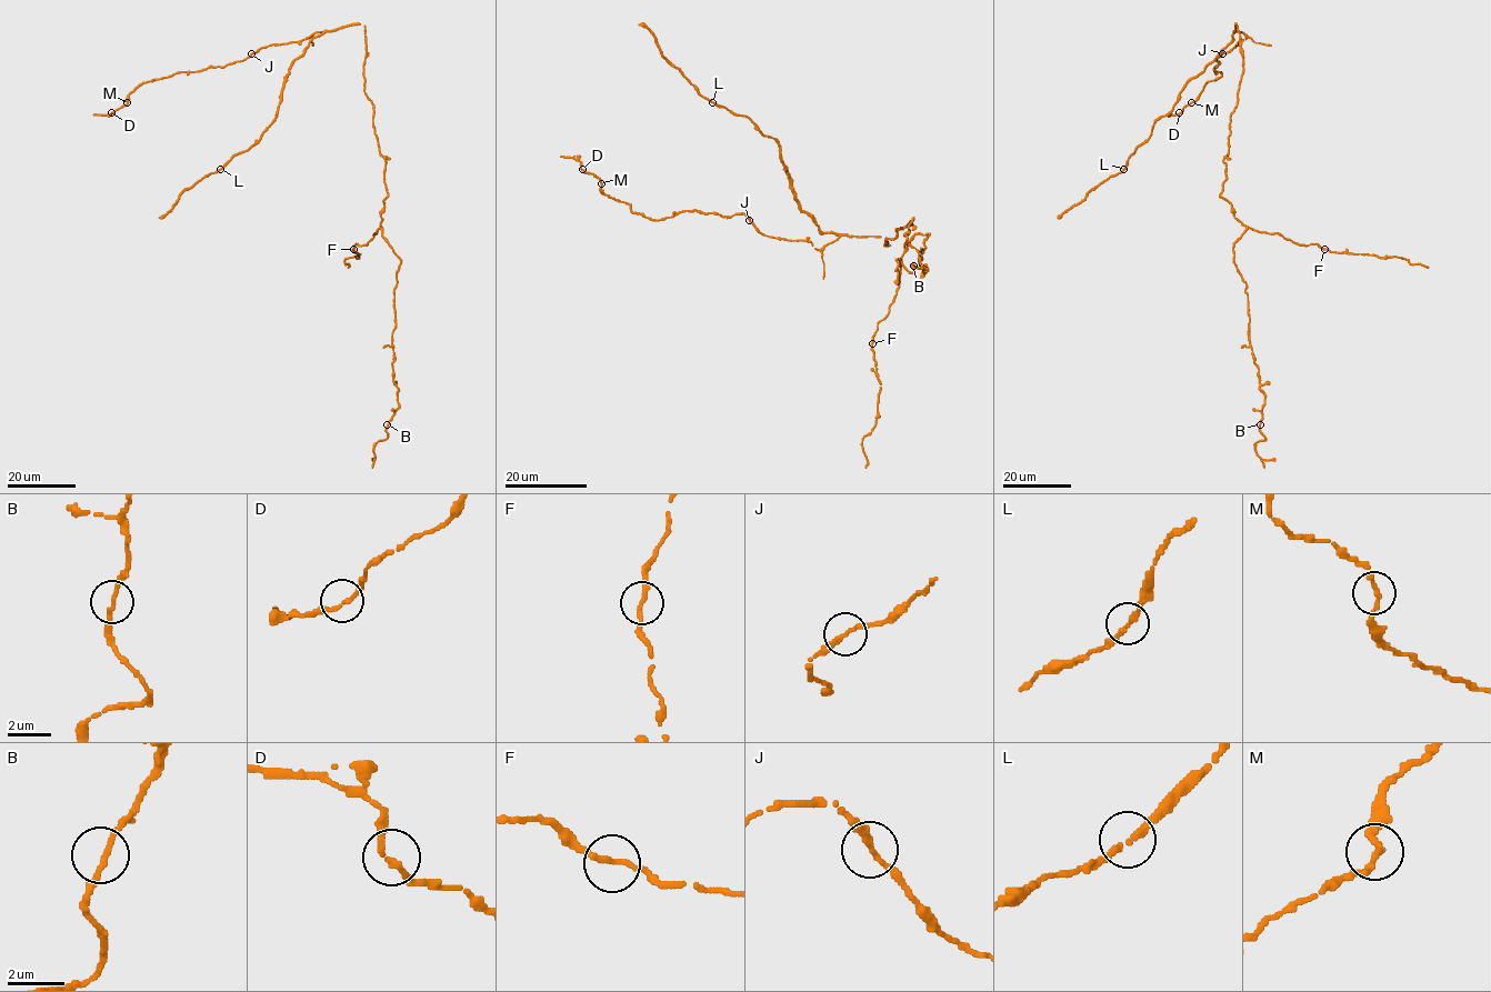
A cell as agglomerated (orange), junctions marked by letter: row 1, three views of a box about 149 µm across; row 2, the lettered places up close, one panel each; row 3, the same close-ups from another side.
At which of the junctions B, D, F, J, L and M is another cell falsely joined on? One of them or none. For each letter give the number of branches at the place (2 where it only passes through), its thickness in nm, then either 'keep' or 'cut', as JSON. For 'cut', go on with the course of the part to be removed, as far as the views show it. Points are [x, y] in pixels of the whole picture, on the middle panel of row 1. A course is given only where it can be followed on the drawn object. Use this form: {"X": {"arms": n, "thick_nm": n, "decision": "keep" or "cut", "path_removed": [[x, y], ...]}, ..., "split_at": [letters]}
{"B": {"arms": 2, "thick_nm": 220, "decision": "keep"}, "D": {"arms": 2, "thick_nm": 200, "decision": "keep"}, "F": {"arms": 2, "thick_nm": 220, "decision": "keep"}, "J": {"arms": 2, "thick_nm": 240, "decision": "keep"}, "L": {"arms": 2, "thick_nm": 240, "decision": "keep"}, "M": {"arms": 2, "thick_nm": 220, "decision": "keep"}, "split_at": []}

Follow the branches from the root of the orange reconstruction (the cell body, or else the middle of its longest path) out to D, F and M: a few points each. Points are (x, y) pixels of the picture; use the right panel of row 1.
D: (1238, 100), (1243, 58), (1234, 23), (1246, 39), (1217, 58), (1213, 71), (1221, 76), (1208, 81), (1179, 112)
F: (1238, 100), (1230, 117), (1228, 154), (1223, 161), (1227, 179), (1220, 196), (1243, 226), (1324, 249)
M: (1238, 100), (1243, 58), (1234, 23), (1246, 39), (1217, 58), (1213, 71), (1221, 76), (1208, 81), (1191, 102)

